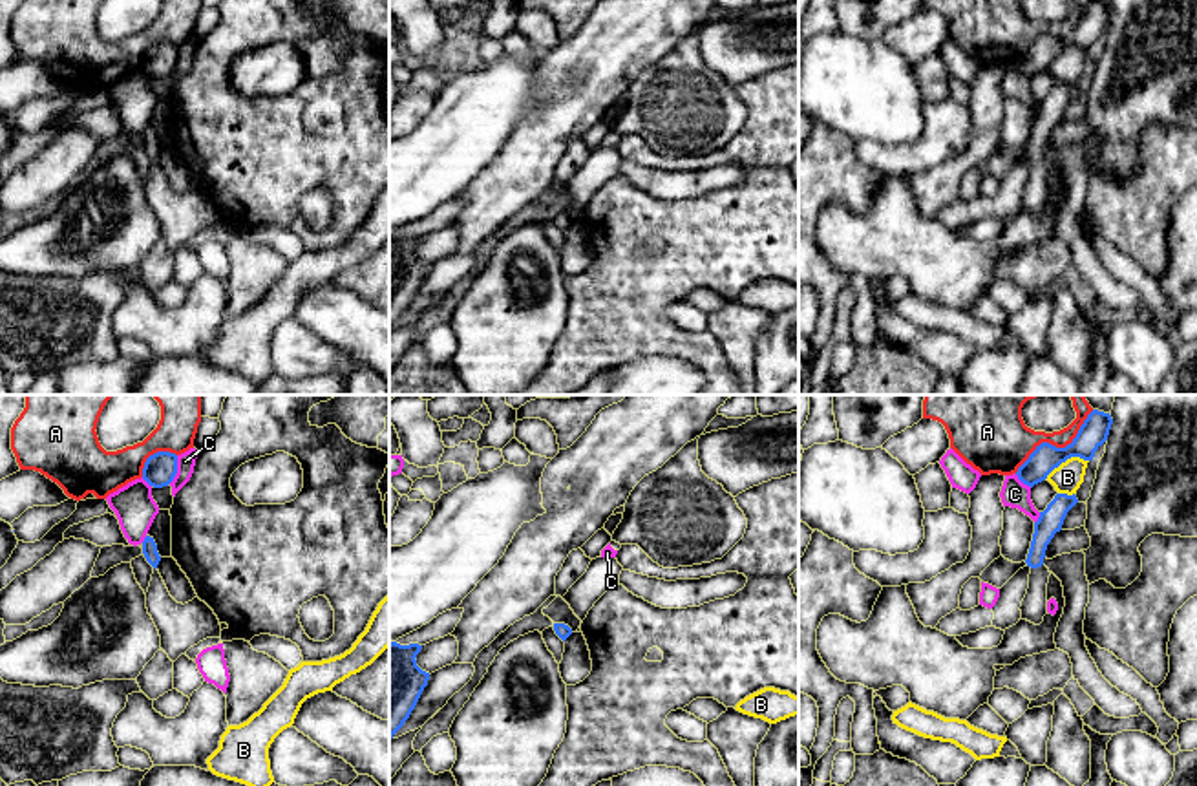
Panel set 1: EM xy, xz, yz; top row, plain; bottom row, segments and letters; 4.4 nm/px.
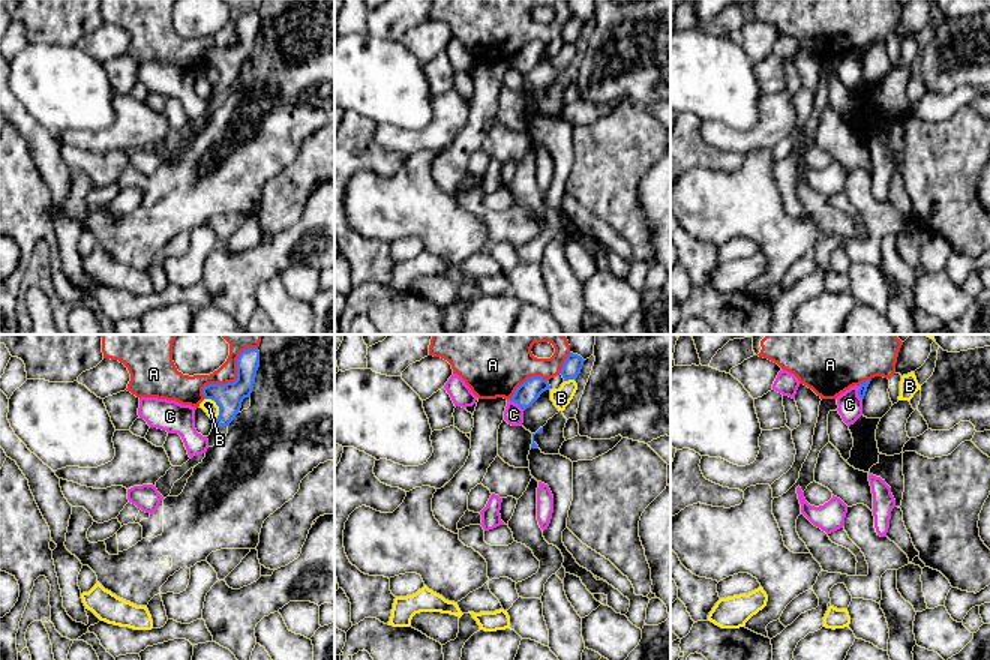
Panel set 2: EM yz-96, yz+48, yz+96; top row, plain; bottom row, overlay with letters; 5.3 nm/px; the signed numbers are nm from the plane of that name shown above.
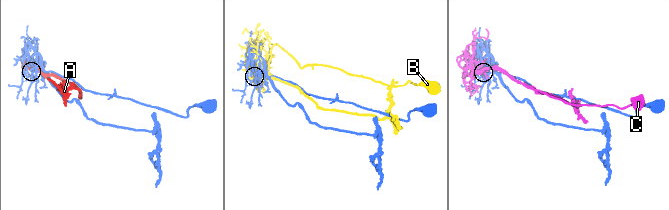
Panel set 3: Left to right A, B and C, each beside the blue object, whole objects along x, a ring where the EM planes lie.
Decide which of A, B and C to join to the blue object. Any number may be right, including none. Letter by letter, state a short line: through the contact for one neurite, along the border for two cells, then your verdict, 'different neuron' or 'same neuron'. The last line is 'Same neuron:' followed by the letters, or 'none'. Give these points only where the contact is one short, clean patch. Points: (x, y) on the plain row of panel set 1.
A: different neuron
B: different neuron
C: different neuron
Same neuron: none

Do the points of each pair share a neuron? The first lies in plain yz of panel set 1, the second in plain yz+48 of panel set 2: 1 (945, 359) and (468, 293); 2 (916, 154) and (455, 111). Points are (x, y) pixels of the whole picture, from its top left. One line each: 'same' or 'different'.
1: different
2: same

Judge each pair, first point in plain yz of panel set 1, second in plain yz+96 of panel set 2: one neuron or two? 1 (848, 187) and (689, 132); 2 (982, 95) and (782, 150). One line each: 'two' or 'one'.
1: one
2: two

